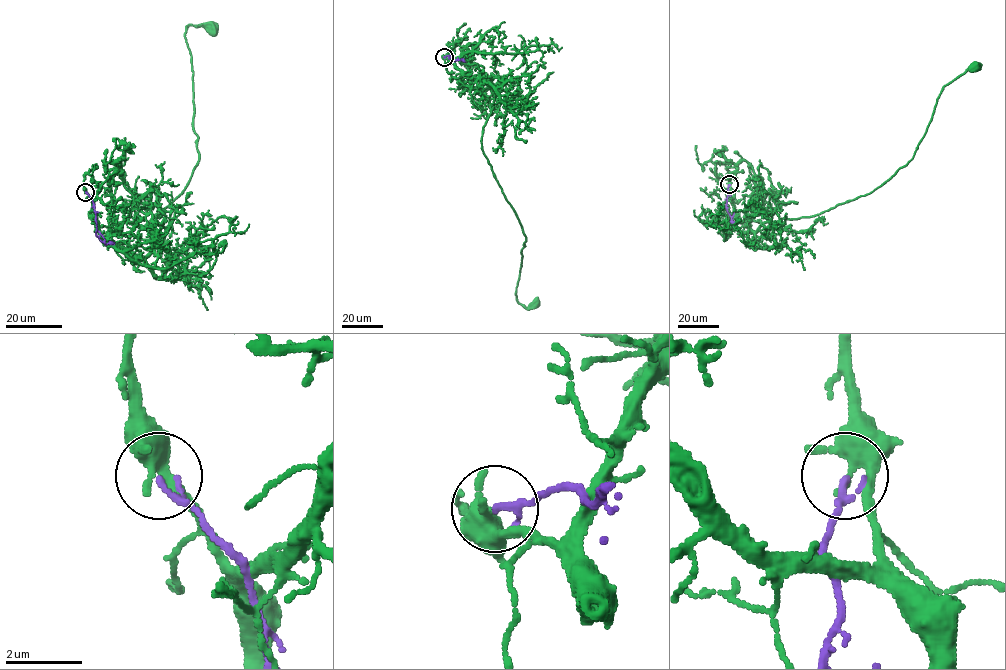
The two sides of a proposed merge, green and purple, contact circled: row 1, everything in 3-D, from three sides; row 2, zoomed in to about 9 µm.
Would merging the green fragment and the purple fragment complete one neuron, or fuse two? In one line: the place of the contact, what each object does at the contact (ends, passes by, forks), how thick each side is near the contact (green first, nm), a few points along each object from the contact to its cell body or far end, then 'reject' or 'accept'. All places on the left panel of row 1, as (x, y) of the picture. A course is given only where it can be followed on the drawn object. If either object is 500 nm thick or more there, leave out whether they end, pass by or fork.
at (85, 192); green forks there; purple passes by; 340 nm thick on the green side, 130 nm on the other; green runs (85, 191), (106, 241), (137, 255), (155, 248), (138, 232), (186, 186), (199, 159), (185, 33), (213, 29); purple runs (85, 191), (95, 210), (95, 234), (105, 244), (114, 242); reject

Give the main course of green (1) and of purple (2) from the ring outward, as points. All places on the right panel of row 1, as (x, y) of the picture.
1: (729, 184), (734, 212), (755, 231), (871, 193), (913, 158), (942, 88), (977, 67)
2: (729, 184), (726, 206), (731, 222), (734, 221)

